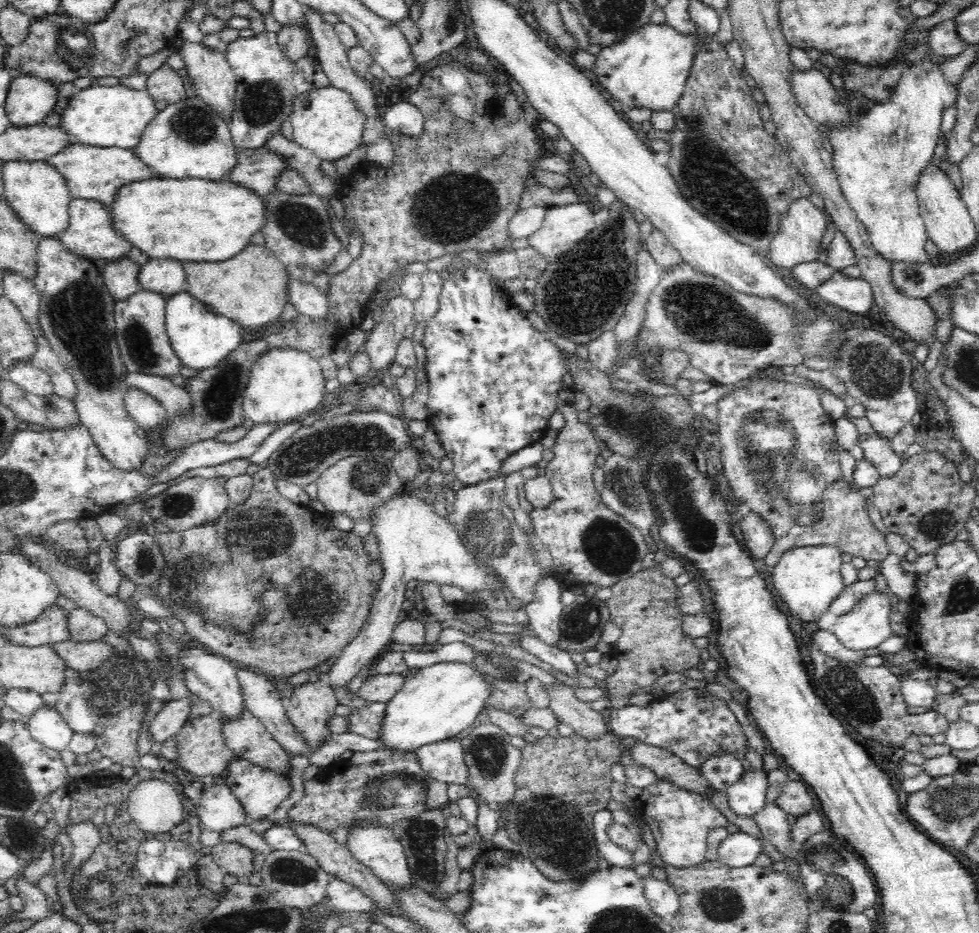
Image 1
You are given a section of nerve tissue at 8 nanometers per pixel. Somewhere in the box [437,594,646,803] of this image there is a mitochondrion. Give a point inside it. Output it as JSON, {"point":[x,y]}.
{"point":[489,753]}

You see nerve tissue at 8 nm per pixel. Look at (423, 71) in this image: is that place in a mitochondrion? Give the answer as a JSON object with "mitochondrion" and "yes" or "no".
{"mitochondrion":"no"}

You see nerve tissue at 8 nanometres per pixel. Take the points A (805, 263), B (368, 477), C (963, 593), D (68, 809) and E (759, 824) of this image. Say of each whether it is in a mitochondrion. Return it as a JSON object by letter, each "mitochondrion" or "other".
{"A":"other","B":"mitochondrion","C":"mitochondrion","D":"other","E":"other"}

